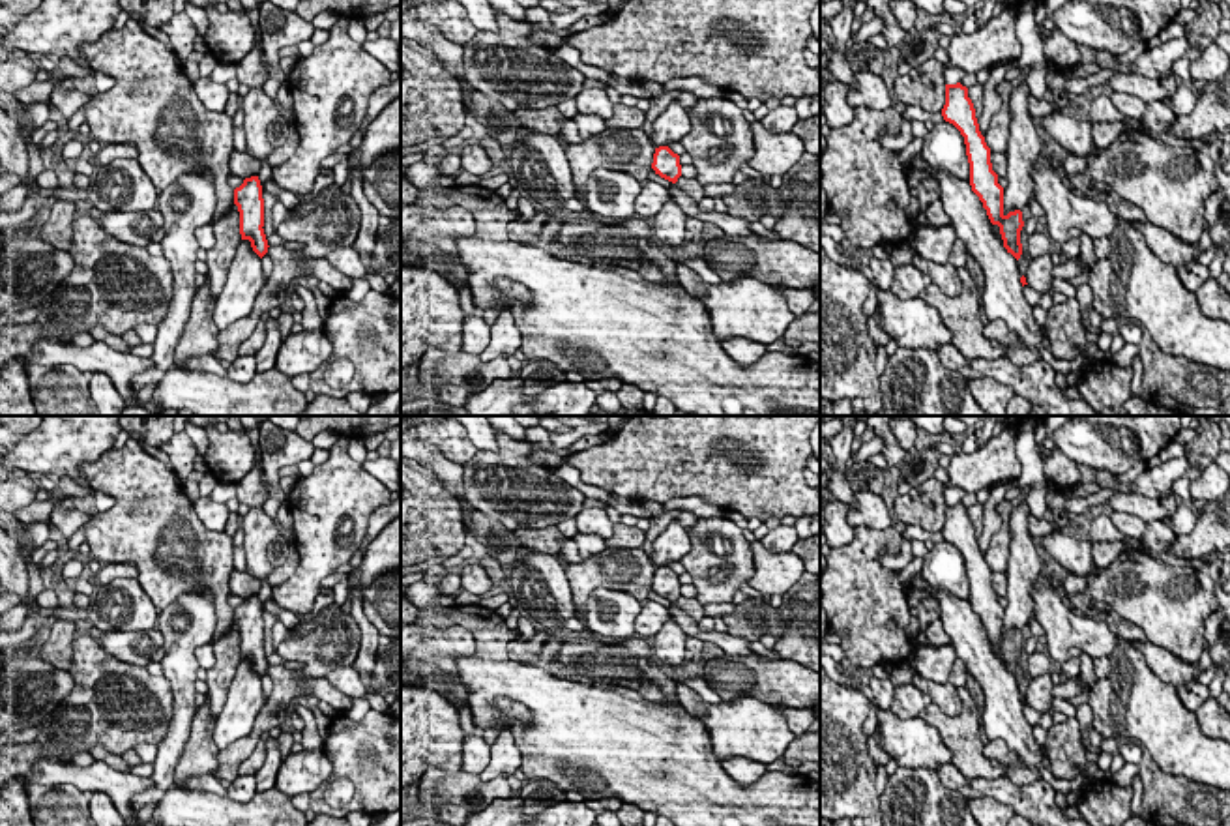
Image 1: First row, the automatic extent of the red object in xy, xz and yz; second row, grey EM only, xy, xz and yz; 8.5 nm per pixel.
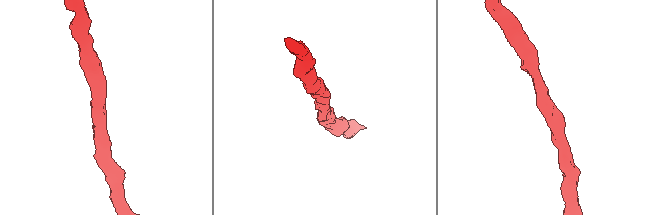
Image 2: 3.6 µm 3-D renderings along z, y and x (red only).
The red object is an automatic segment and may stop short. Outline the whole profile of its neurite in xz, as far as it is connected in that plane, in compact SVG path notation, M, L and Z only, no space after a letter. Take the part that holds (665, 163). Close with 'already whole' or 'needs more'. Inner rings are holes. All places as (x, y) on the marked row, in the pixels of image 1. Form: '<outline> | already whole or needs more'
M668 146L655 148L652 169L661 178L676 184L681 176L680 155L674 154Z | already whole

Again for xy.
M258 176L245 178L234 189L234 204L240 212L242 240L249 240L253 251L262 258L268 253L268 240L264 234L264 199Z | already whole

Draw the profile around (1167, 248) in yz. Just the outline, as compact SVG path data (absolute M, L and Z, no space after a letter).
M1131 221L1131 225L1144 236L1151 253L1164 264L1178 268L1200 257L1193 243L1181 242L1166 229L1151 225L1149 221Z

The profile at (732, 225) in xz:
M670 182L670 195L680 204L680 208L687 214L687 217L700 219L704 223L717 225L725 236L754 236L754 232L749 229L749 221L734 217L730 214L721 212L702 212L698 208L698 200L683 193L676 184Z

